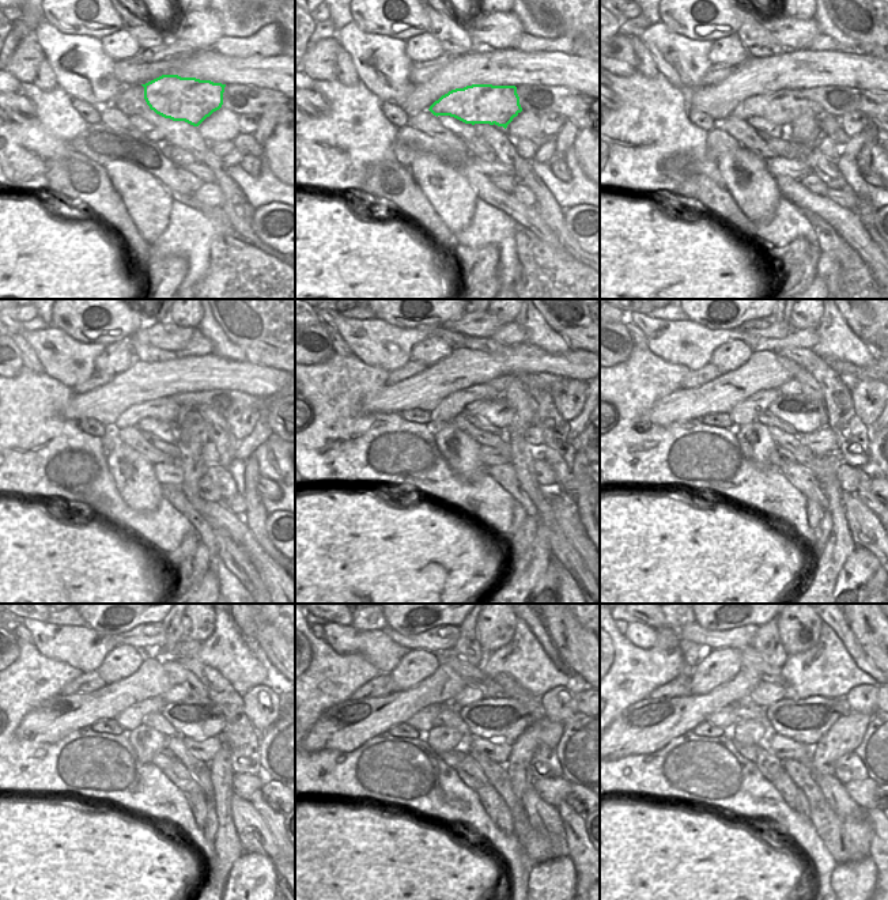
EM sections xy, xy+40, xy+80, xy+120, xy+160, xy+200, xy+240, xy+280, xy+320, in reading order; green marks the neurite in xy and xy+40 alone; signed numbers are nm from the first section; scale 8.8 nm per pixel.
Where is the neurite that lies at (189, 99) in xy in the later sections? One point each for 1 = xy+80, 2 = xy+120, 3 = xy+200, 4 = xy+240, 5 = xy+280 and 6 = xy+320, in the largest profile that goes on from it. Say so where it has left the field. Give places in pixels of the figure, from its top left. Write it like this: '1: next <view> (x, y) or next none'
1: next xy+80 (783, 106)
2: next xy+120 (166, 409)
3: next xy+200 (747, 411)
4: next xy+240 (131, 718)
5: next xy+280 (424, 719)
6: next xy+320 (722, 718)

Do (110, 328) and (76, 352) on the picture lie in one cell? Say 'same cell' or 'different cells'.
different cells

